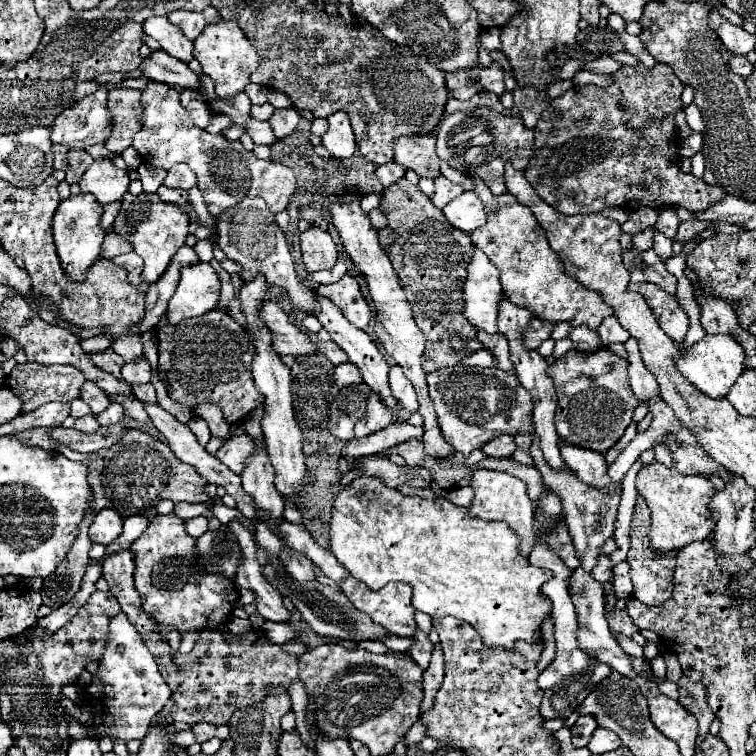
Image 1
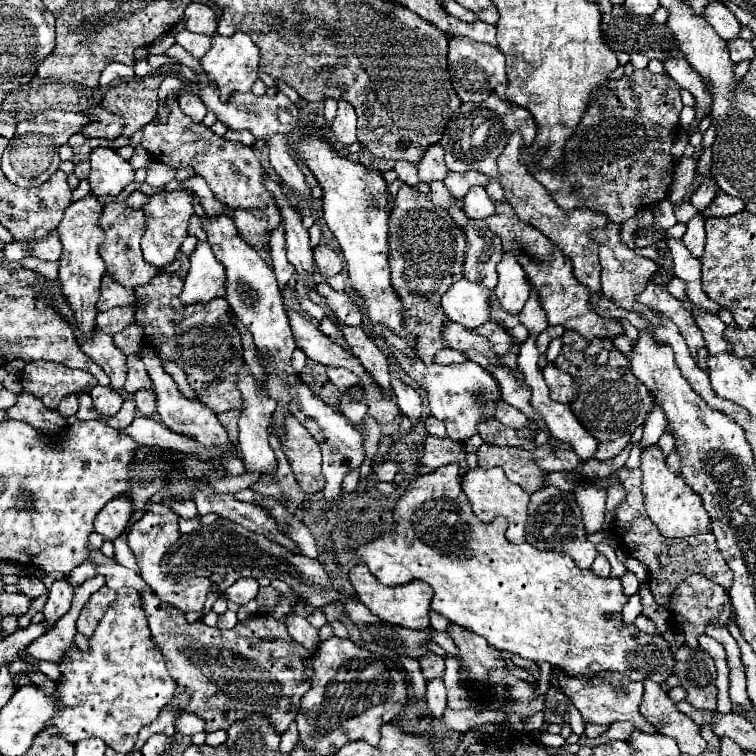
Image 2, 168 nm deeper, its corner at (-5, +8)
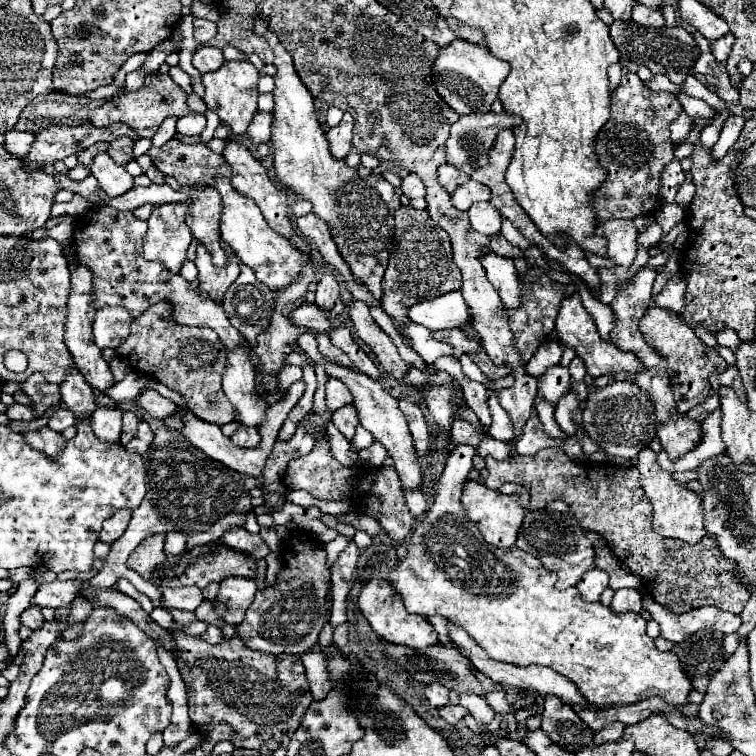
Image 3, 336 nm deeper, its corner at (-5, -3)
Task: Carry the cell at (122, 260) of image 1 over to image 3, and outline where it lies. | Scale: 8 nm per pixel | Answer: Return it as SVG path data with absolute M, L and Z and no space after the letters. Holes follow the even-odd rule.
M160 301L134 319L130 335L116 347L116 355L128 359L136 371L152 375L160 383L180 391L198 419L216 425L232 421L232 405L220 385L222 369L226 365L226 347L222 347L218 335L206 327L186 327L176 323L172 319L170 303Z

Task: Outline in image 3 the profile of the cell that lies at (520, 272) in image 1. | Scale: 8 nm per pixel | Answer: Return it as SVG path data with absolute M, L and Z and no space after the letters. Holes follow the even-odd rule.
M574 293L570 297L566 297L562 301L562 307L560 307L560 313L558 313L558 319L556 319L556 331L560 335L560 341L568 347L574 347L578 357L584 361L586 365L586 371L590 377L602 377L602 375L614 375L614 373L638 373L642 371L642 363L632 355L632 353L626 353L626 351L620 351L618 347L614 347L612 343L608 341L602 341L600 335L598 335L598 329L594 325L594 319L592 315L584 309L582 301L580 301L580 295Z

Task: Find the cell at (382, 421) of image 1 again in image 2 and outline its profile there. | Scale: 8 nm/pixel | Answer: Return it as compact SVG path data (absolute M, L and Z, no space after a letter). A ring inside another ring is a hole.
M344 326L342 334L346 342L352 348L352 354L360 360L360 364L366 368L366 372L372 376L372 380L378 384L382 394L386 398L392 398L394 392L390 388L390 374L388 374L388 362L384 352L364 334L362 328L352 328Z

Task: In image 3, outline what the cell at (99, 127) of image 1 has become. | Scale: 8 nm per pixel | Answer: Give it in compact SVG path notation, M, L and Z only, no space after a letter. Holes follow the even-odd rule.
M120 137L116 141L110 143L110 149L108 149L108 155L118 163L118 165L126 165L128 161L134 161L136 157L132 155L132 147L134 147L134 141L128 137Z

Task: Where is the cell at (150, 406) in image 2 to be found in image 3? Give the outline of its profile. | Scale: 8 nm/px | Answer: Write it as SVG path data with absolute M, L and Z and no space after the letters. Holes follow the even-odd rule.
M140 421L140 427L138 427L136 437L126 445L126 449L128 449L130 453L146 453L148 447L150 447L152 437L154 437L154 433L152 433L150 425L148 425L146 421Z

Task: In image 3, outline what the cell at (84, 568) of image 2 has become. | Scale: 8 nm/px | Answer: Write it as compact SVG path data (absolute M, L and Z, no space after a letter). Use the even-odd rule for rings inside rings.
M50 581L50 583L42 583L36 591L36 595L32 597L32 603L36 601L38 607L68 607L72 603L72 599L76 597L78 591L78 583L80 581Z

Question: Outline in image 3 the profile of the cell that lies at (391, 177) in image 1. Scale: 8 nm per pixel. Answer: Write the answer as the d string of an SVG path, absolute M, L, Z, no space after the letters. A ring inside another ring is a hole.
M406 175L402 179L402 191L408 199L414 199L414 197L424 197L426 195L426 189L424 189L424 183L422 179L418 179L418 175Z

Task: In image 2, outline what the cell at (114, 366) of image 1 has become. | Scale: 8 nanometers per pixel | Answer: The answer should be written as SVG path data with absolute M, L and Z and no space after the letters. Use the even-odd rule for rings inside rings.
M130 354L126 358L126 366L128 366L128 374L126 374L126 386L124 390L128 394L134 394L140 388L152 388L152 382L144 370L144 362L140 360L140 356Z

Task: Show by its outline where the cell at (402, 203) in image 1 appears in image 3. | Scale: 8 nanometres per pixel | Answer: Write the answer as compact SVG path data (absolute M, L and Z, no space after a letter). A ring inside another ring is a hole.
M410 205L400 207L394 215L396 219L396 233L394 233L394 243L390 249L390 261L388 269L382 279L382 309L392 317L394 325L404 325L410 323L406 317L406 311L410 305L444 295L448 291L460 289L460 271L456 263L452 261L452 245L426 211L418 211Z

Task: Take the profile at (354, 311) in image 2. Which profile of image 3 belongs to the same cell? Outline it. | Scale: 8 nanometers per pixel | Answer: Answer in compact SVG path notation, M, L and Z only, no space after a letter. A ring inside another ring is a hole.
M302 303L300 307L296 307L296 309L290 313L290 319L294 321L294 325L306 327L306 329L314 329L314 331L318 331L318 333L328 333L328 331L332 331L332 325L330 325L330 319L328 319L326 311L322 311L322 309L316 307L316 305Z

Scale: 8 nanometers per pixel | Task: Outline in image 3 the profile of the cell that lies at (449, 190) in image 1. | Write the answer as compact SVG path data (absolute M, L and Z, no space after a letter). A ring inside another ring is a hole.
M466 181L452 193L452 203L460 211L468 211L474 203L488 201L488 199L490 199L490 189L476 181Z

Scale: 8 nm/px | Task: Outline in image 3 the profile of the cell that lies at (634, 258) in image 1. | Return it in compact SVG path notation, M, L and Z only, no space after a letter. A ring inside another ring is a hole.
M728 367L724 373L714 373L710 377L710 385L712 385L712 389L716 391L718 397L720 397L720 393L718 393L720 387L730 387L730 389L736 391L736 395L742 395L742 399L748 399L746 391L742 389L742 381L740 381L740 375L738 375L736 367Z

